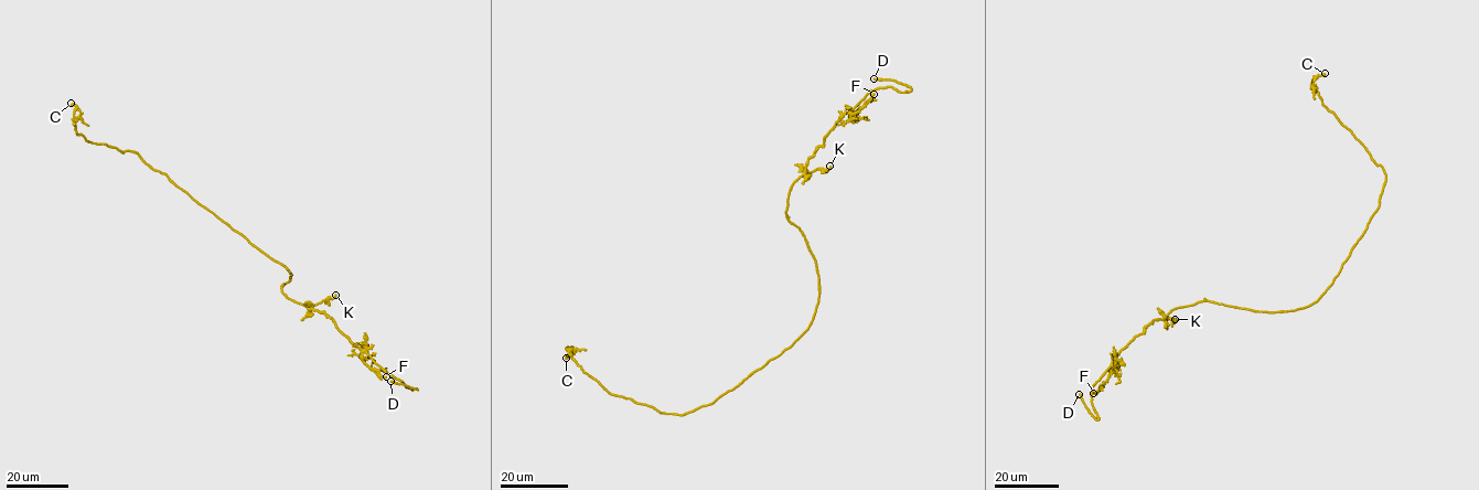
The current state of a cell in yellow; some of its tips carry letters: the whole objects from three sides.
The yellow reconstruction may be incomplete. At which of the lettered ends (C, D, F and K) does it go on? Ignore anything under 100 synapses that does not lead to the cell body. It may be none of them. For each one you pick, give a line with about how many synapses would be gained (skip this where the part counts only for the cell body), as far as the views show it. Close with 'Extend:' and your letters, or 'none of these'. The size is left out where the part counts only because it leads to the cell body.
Extend: D

